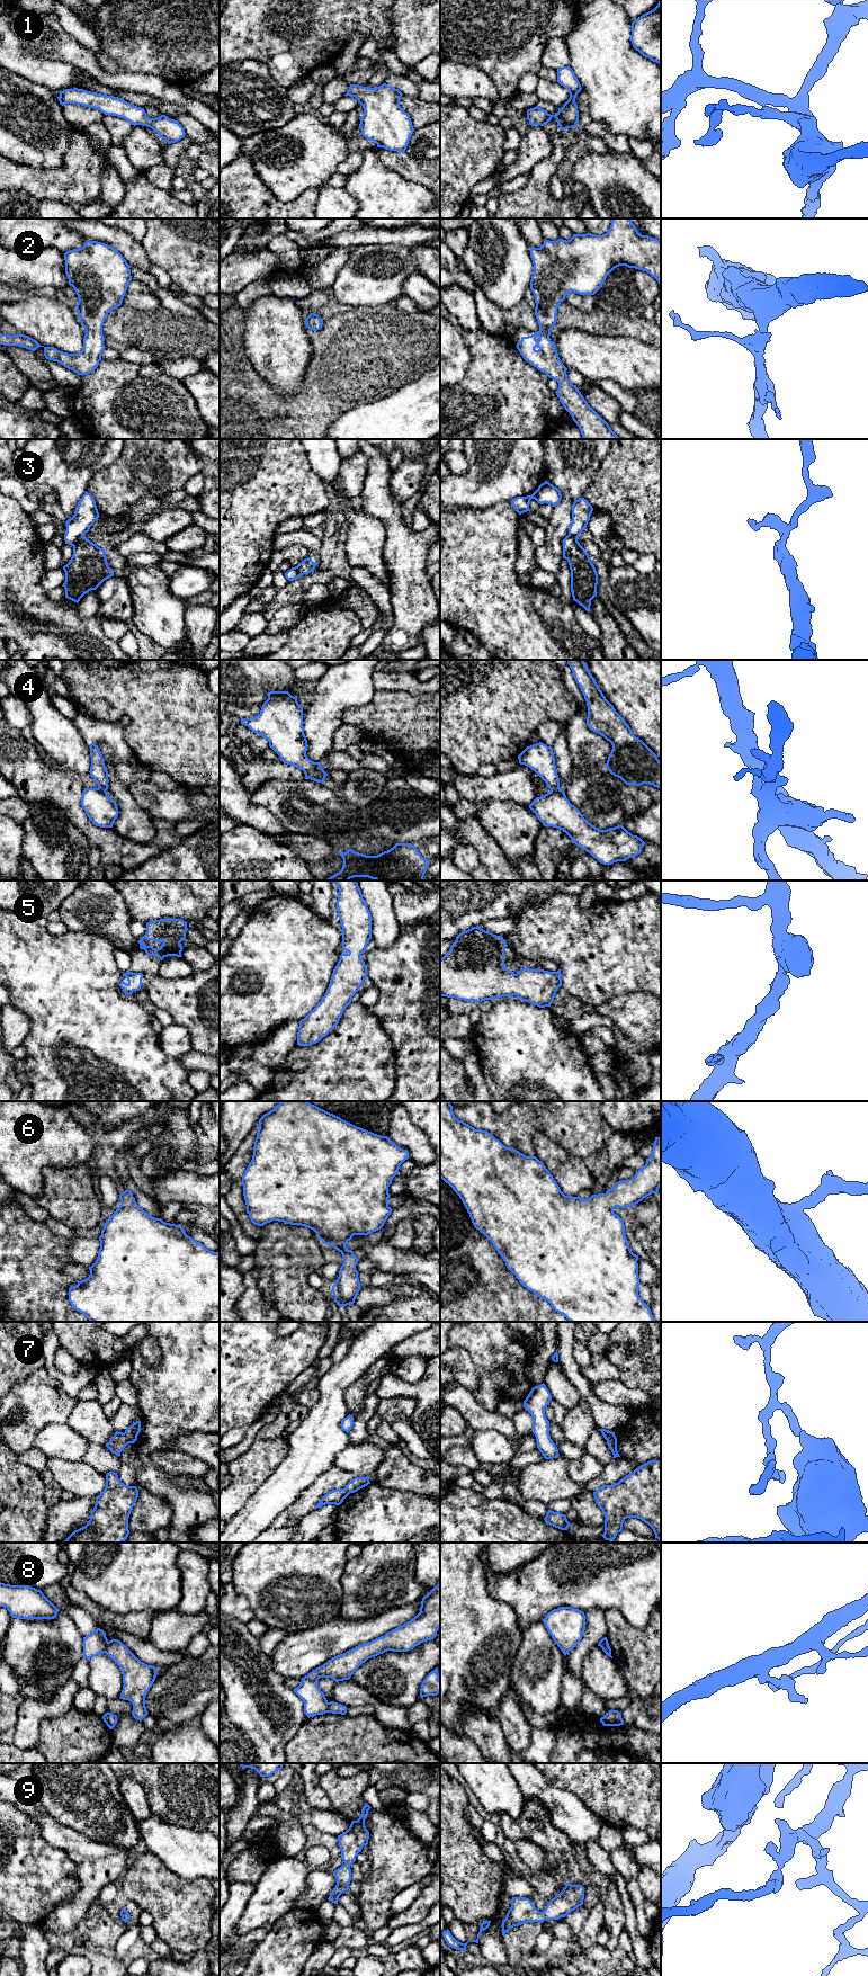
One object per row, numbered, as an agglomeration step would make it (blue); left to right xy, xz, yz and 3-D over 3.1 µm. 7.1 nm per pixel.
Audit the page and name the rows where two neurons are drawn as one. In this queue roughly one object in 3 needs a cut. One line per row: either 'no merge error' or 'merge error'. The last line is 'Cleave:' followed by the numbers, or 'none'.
1: no merge error
2: no merge error
3: merge error
4: merge error
5: no merge error
6: no merge error
7: merge error
8: merge error
9: no merge error
Cleave: 3, 4, 7, 8

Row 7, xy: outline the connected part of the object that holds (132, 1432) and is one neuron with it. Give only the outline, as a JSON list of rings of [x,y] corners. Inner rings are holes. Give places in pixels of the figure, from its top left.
[[[136,1421],[129,1428],[127,1428],[124,1432],[126,1439],[129,1443],[134,1443],[137,1440],[137,1436],[141,1432],[141,1421]]]

